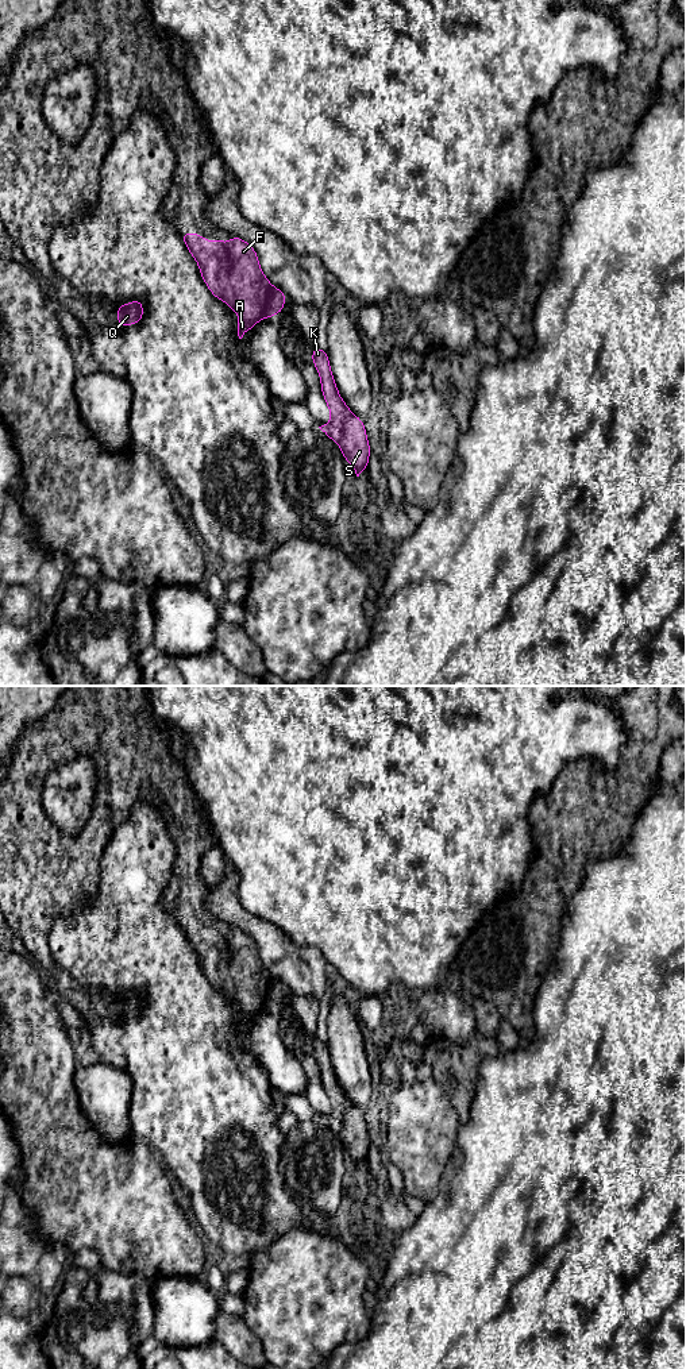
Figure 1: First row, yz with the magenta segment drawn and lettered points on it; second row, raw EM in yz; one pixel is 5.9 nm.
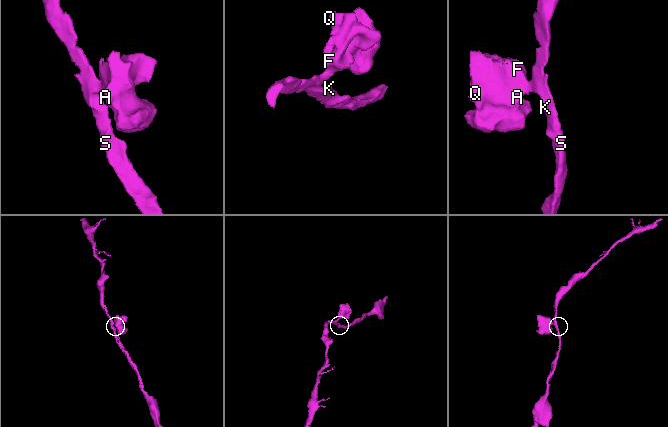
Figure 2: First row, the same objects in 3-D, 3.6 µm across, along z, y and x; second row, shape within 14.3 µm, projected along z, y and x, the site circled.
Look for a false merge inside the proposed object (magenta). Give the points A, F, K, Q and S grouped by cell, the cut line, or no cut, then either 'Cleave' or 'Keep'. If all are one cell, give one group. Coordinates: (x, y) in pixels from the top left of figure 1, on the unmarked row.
Groups: A F Q / K S. Split along yz (272, 978), (264, 1006). Cleave

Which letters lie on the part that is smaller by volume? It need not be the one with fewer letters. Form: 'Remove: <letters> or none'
Remove: A, F, Q

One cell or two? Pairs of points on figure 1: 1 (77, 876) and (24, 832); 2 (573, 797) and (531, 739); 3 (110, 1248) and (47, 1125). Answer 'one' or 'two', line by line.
1: one
2: two
3: one

